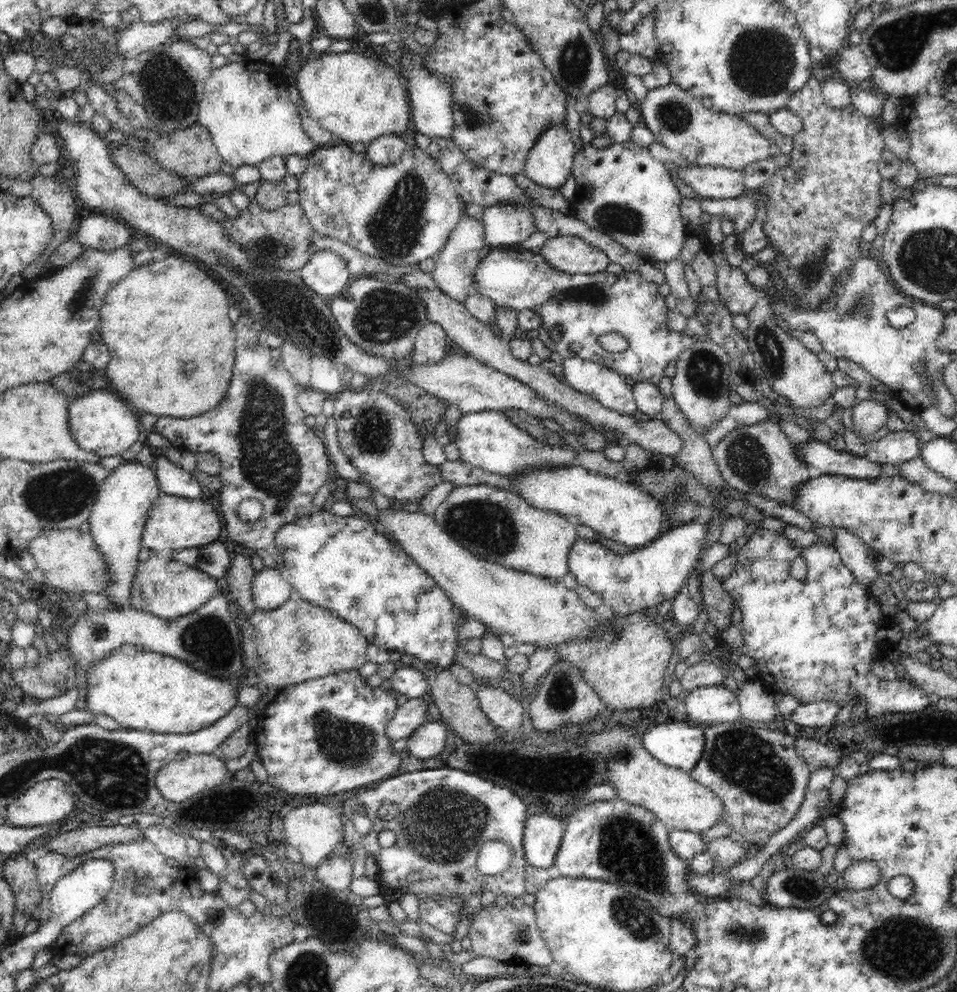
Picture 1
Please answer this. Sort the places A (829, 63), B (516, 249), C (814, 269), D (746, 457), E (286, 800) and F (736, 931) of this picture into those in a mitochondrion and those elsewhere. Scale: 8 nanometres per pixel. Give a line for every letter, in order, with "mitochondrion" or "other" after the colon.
A: other
B: other
C: mitochondrion
D: mitochondrion
E: other
F: mitochondrion

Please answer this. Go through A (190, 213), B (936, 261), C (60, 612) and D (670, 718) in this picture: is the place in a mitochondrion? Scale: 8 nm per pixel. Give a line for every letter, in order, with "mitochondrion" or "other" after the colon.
A: other
B: mitochondrion
C: other
D: other

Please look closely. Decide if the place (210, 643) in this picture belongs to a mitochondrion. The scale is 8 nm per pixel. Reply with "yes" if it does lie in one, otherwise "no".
yes

